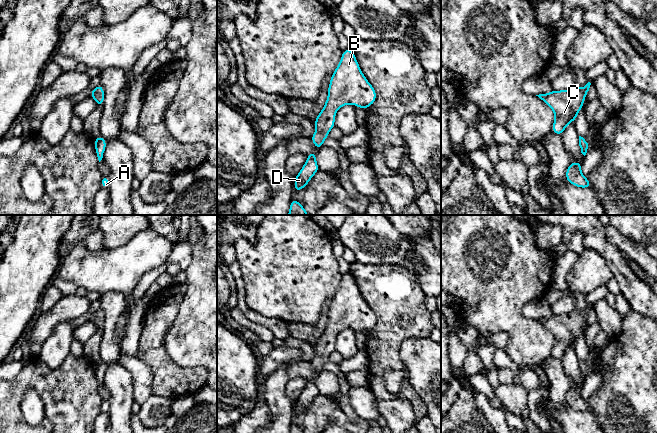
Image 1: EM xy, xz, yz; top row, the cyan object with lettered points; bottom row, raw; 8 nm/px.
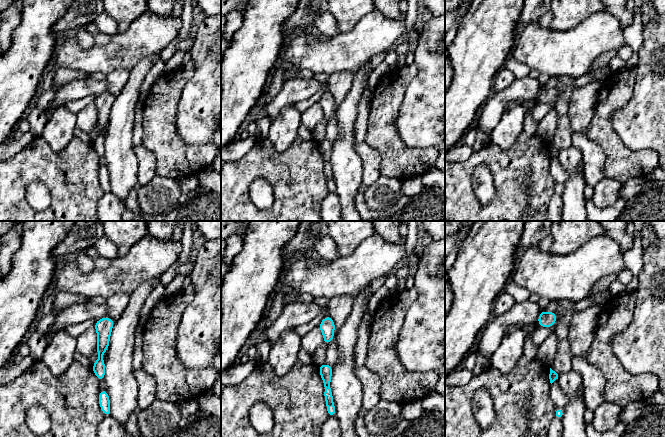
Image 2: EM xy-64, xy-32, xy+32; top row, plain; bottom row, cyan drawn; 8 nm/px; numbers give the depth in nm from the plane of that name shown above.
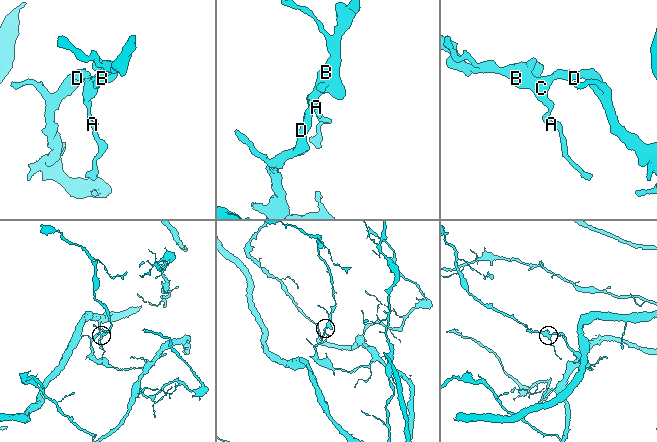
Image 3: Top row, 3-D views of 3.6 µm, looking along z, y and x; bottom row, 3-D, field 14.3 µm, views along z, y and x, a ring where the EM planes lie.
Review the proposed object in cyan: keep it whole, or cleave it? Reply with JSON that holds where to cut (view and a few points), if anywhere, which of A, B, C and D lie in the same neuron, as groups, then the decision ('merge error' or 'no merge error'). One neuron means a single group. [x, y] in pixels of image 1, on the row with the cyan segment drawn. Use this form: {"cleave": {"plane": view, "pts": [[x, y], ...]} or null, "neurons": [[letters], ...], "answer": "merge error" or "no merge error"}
{"cleave": null, "neurons": [["A", "B", "C", "D"]], "answer": "no merge error"}

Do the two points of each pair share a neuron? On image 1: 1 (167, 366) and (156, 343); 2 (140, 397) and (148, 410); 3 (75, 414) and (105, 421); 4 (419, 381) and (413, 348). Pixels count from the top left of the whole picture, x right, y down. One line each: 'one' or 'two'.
1: one
2: two
3: two
4: one

